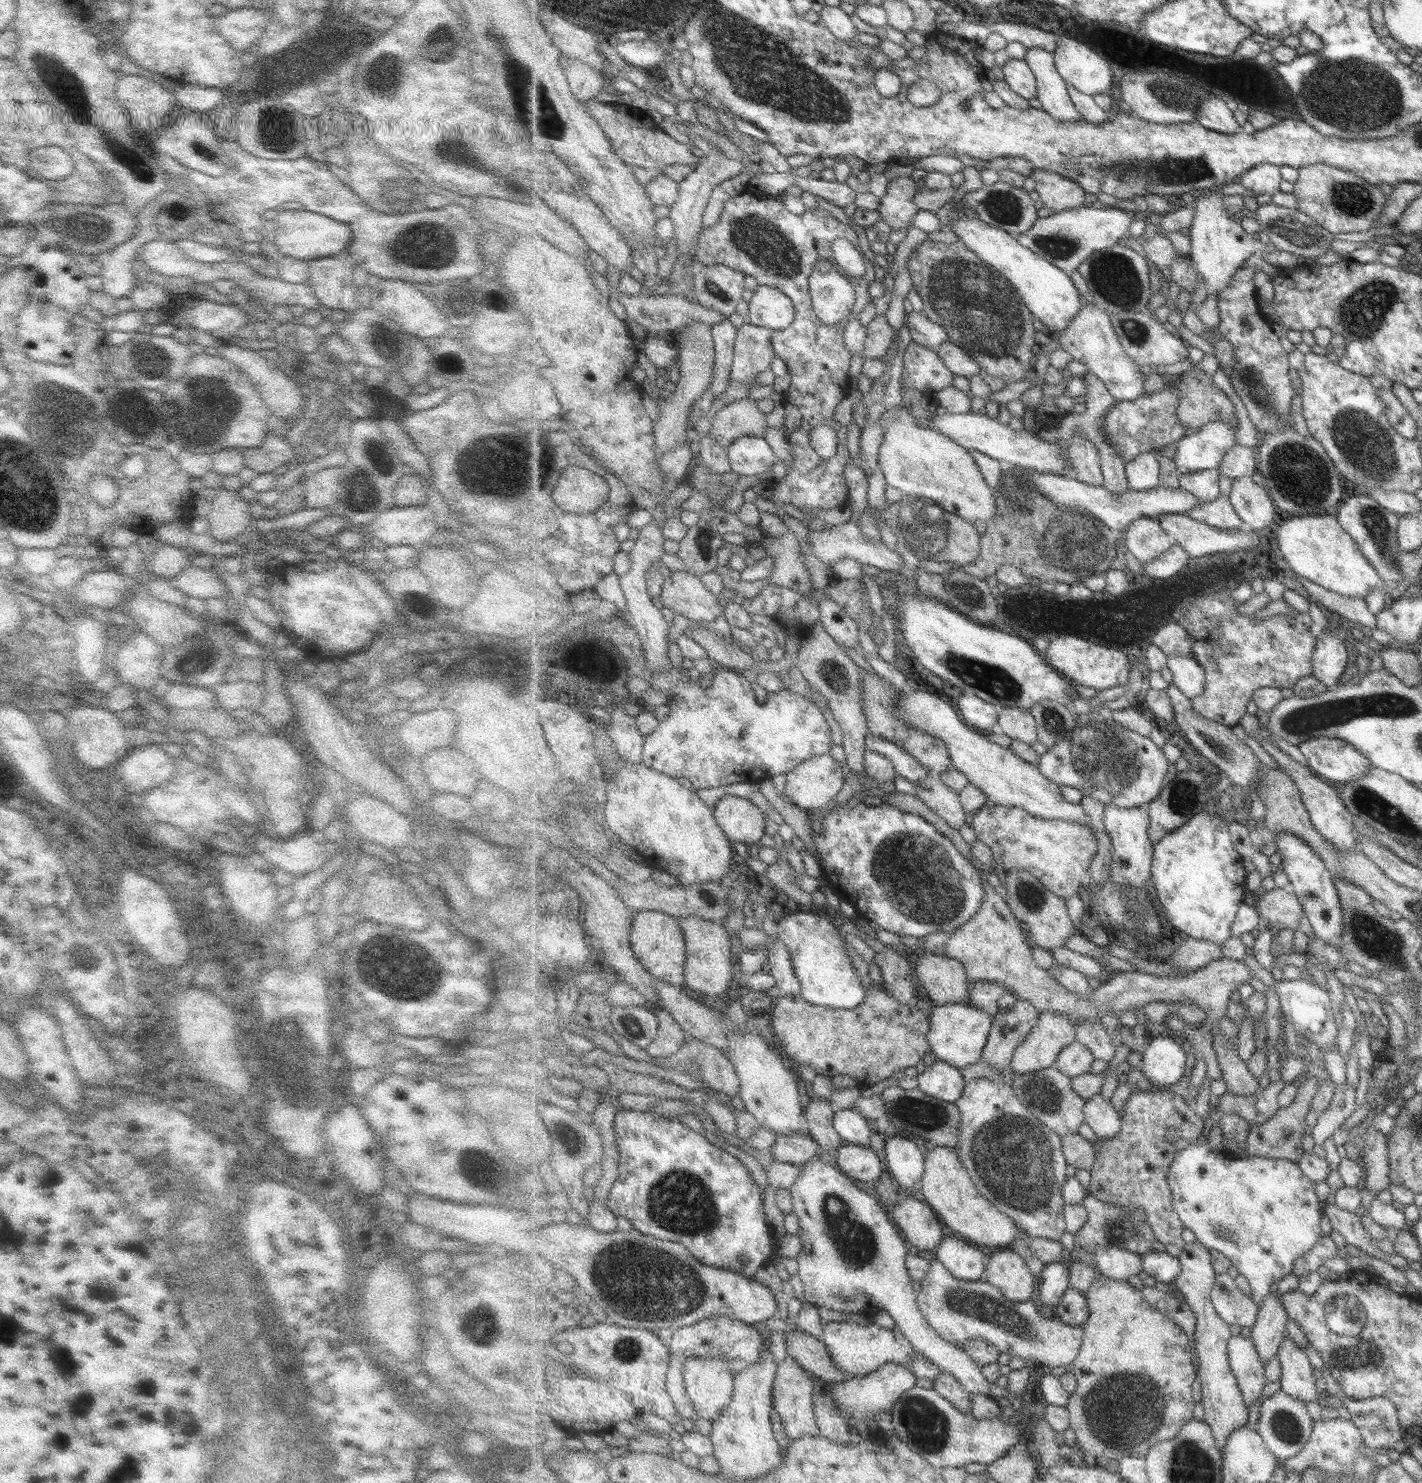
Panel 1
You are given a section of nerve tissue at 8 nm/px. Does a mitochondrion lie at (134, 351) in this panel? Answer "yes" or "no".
no

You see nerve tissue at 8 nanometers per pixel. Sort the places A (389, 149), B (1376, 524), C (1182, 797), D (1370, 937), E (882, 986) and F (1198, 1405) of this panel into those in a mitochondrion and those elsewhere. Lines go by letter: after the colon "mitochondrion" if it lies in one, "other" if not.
A: other
B: mitochondrion
C: mitochondrion
D: mitochondrion
E: other
F: other

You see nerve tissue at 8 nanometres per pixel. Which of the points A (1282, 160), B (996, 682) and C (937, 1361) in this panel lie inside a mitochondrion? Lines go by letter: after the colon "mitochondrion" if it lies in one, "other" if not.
A: other
B: mitochondrion
C: other

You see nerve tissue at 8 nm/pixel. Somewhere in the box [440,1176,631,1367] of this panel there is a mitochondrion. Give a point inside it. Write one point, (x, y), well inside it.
(484, 1326)

